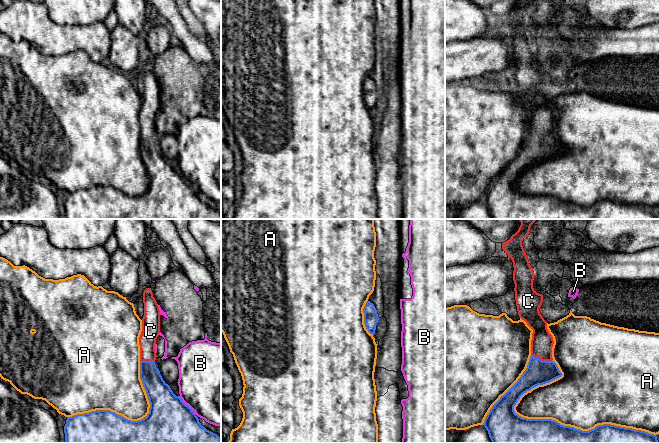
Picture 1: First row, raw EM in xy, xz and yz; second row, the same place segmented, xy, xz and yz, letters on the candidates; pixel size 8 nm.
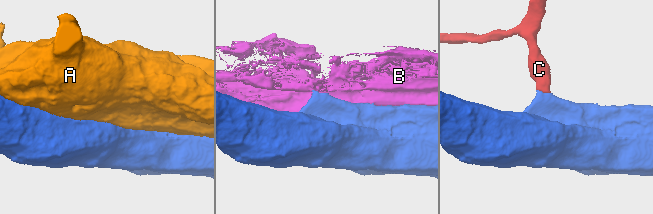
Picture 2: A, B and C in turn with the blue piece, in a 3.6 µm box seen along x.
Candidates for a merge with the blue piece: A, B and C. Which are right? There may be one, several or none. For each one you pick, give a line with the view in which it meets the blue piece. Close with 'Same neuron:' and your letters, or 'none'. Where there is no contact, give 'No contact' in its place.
C: Touches blue in yz
Same neuron: C

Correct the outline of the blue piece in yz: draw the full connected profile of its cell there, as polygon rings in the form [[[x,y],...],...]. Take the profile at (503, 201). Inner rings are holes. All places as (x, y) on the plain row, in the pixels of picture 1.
[[[521,0],[518,7],[502,19],[503,27],[513,38],[518,91],[533,109],[526,146],[492,182],[484,196],[492,219],[659,219],[656,211],[632,204],[603,200],[582,207],[552,195],[527,195],[515,189],[514,182],[524,169],[562,152],[552,134],[553,113],[539,87],[543,71],[533,64],[533,44],[522,22],[531,1]]]

